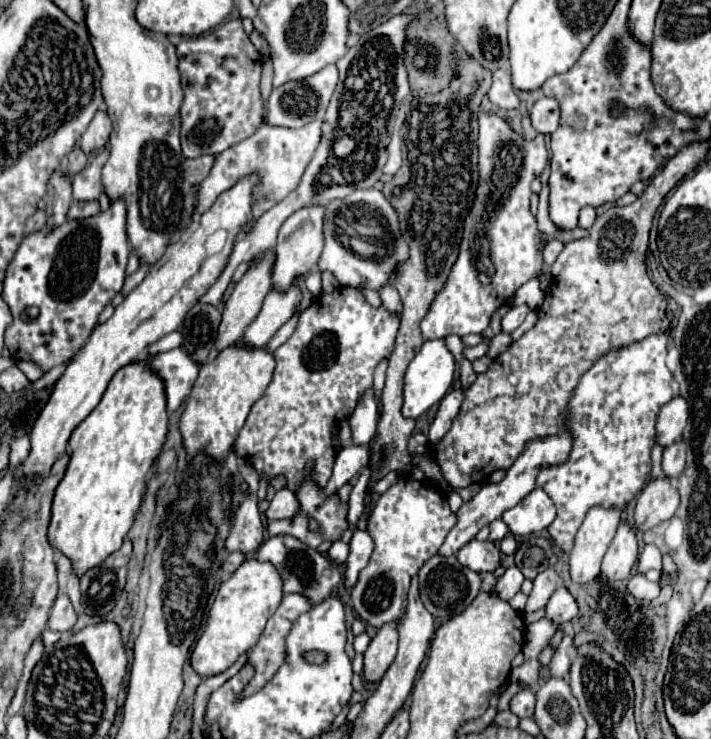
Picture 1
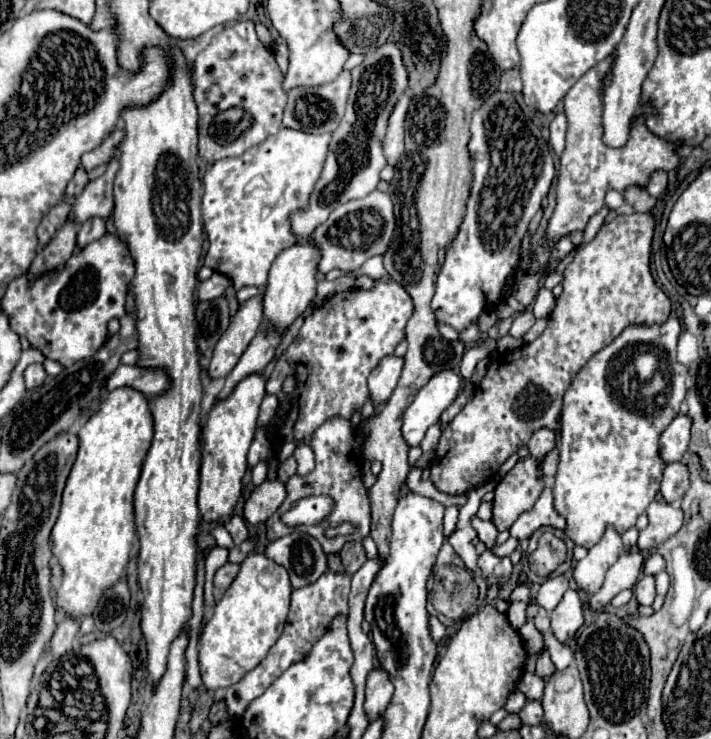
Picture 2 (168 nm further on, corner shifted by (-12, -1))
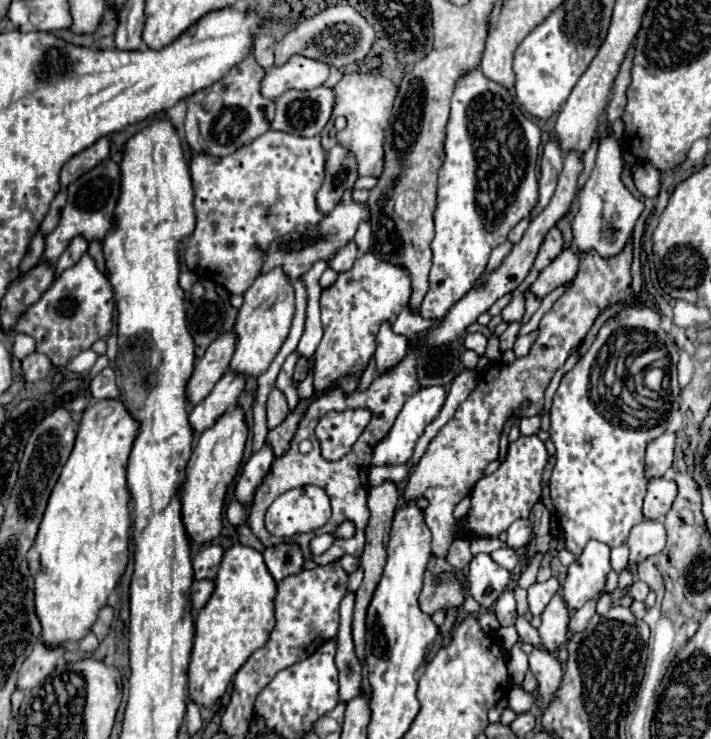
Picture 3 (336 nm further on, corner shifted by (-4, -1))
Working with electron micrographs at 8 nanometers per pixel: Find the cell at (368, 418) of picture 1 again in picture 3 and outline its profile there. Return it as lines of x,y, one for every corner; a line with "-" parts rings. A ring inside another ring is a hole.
384,324
384,328
380,328
376,338
376,354
374,354
376,376
396,368
404,360
406,352
408,352
408,338
394,334
392,326

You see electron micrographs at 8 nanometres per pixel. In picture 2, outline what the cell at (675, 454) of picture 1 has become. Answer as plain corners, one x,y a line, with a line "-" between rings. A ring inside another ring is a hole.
672,462
664,468
664,478
660,484
660,494
664,502
674,504
684,496
684,492
688,490
688,476
688,468
680,462

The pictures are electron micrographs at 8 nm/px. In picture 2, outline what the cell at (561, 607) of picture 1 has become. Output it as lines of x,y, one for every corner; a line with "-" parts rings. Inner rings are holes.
568,590
562,602
552,610
552,632
560,642
570,642
584,624
582,602
576,590

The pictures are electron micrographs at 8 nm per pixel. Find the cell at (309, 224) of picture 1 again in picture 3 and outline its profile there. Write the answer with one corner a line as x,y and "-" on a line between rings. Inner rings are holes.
274,268
266,274
260,274
254,280
254,284
248,288
248,292
244,294
244,304
238,310
238,320
234,326
238,334
238,344
236,344
236,352
232,356
230,368
234,372
244,372
246,376
252,376
252,378
258,378
262,372
266,372
290,332
292,318
294,318
292,280
284,274
282,268

